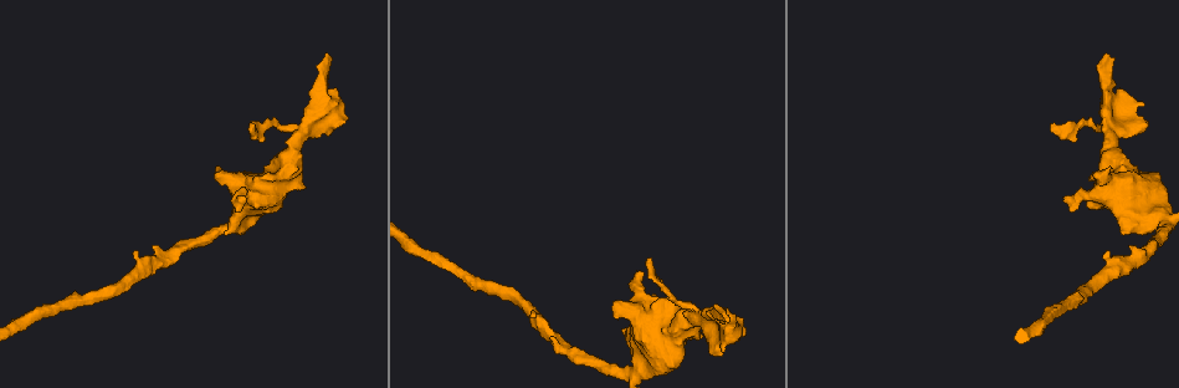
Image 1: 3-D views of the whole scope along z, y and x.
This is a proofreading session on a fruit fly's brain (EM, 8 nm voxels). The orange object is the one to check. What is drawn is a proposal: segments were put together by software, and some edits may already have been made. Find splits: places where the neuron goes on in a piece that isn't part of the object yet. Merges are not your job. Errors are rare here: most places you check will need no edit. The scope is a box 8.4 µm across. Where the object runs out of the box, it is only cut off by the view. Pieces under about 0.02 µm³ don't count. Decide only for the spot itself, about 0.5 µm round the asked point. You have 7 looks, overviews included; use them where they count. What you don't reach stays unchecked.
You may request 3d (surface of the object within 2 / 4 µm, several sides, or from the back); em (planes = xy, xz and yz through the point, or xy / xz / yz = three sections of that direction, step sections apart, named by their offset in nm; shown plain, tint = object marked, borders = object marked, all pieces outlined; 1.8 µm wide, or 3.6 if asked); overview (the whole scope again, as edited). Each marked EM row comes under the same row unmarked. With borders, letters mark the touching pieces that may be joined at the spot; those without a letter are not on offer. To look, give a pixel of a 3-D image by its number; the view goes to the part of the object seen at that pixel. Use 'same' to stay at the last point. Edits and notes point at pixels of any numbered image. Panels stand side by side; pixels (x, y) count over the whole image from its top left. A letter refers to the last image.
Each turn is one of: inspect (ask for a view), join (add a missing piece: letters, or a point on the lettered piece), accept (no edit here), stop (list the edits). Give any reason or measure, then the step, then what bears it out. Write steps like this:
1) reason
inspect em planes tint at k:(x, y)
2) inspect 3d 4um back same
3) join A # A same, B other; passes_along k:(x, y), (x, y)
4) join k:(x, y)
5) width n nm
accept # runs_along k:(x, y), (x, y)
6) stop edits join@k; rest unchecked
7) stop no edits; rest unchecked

branch stops here
inspect 3d 2um at 1:(1105, 53)

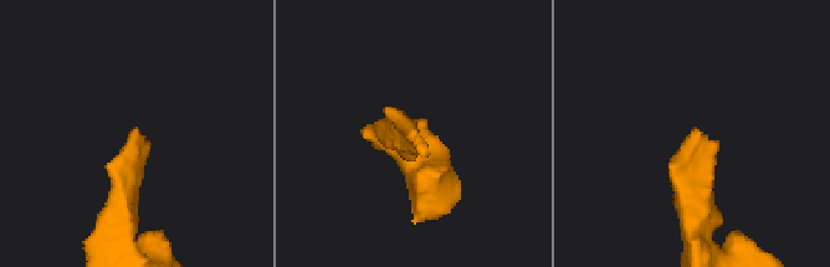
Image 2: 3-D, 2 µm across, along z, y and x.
inspect em planes tint at 2:(416, 140)

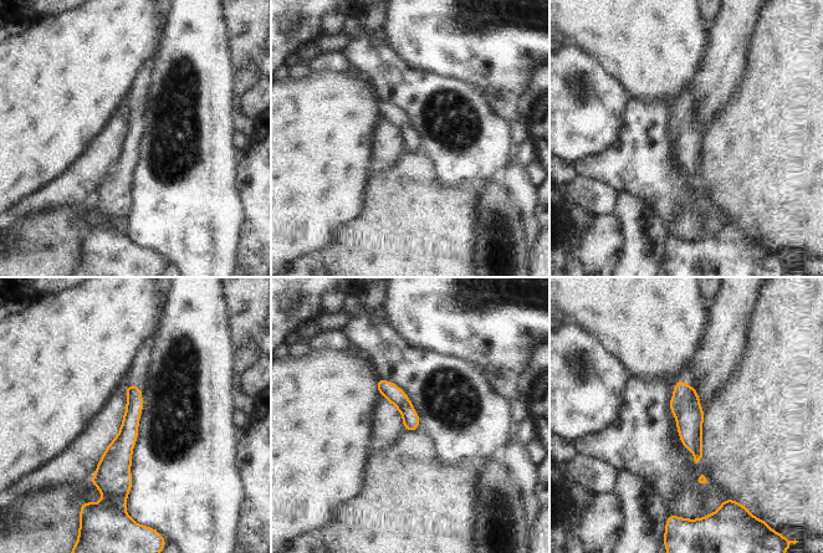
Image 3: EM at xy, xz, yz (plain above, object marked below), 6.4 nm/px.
inspect em planes borders same

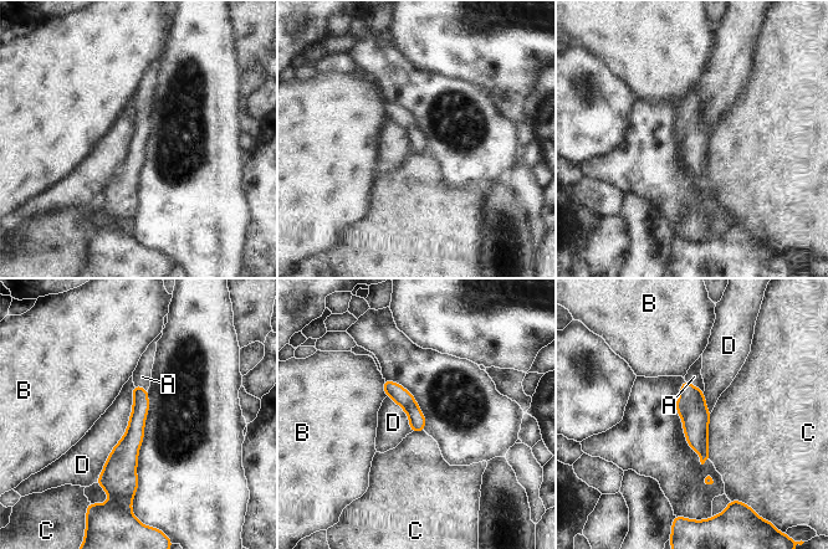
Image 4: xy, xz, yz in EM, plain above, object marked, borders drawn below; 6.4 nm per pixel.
join A # A same, B other, C other, D other; passes_along 4:(691, 408), (694, 386), (694, 376); it goes on there

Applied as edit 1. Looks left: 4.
branch stops here
inspect em planes borders at 1:(639, 280)

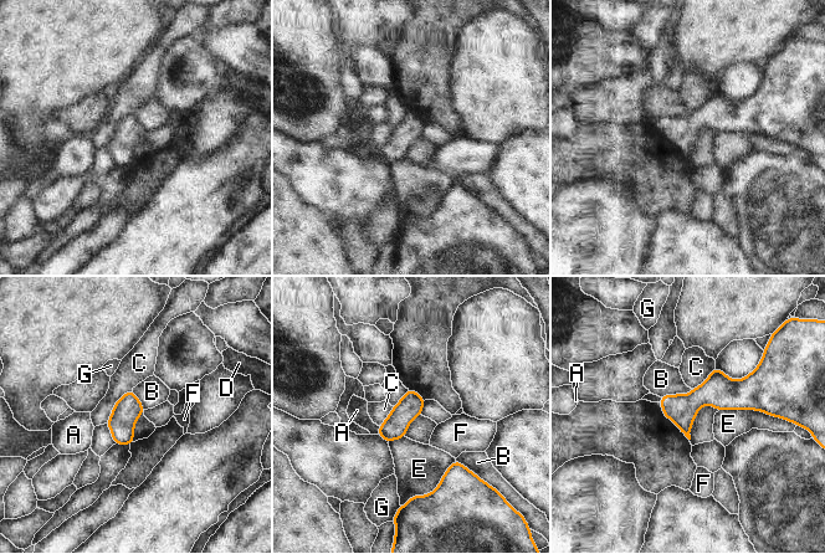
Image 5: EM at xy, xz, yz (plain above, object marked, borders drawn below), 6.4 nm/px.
accept # A other, B other, C other, D other, E other, F other, G other; no lettered piece goes on from it

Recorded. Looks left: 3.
stop edits join@4; rest unchecked

